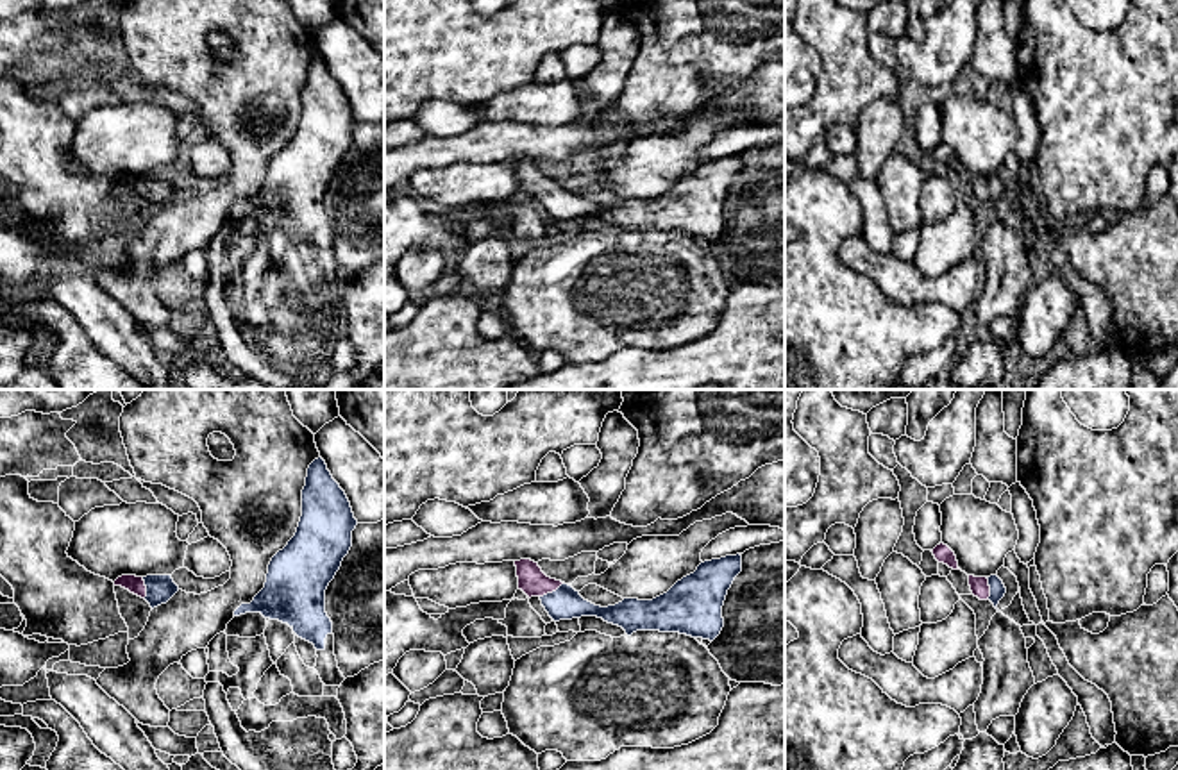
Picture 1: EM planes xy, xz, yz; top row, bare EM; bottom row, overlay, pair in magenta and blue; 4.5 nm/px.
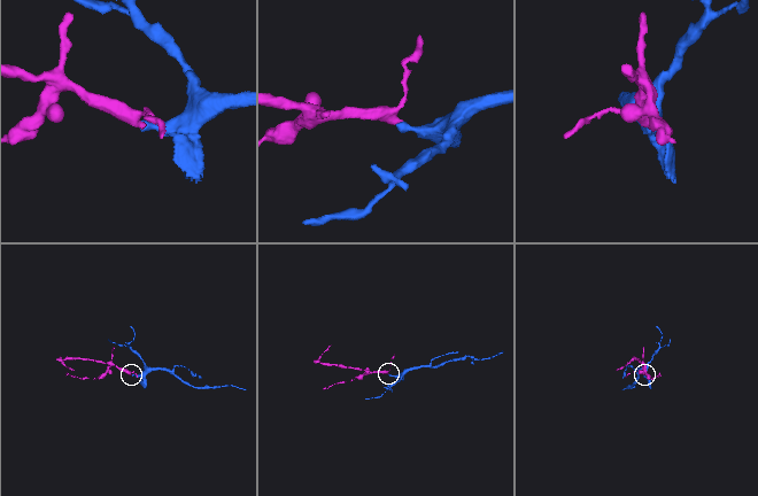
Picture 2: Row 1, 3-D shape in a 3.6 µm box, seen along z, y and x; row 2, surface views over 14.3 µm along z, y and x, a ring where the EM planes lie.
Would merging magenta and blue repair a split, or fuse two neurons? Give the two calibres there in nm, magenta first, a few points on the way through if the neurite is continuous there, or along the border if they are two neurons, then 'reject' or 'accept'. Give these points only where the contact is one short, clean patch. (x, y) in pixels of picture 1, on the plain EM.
120 nm thick on the magenta side, 150 nm on the other; runs through xz (531, 179), (551, 192), (565, 202); accept

